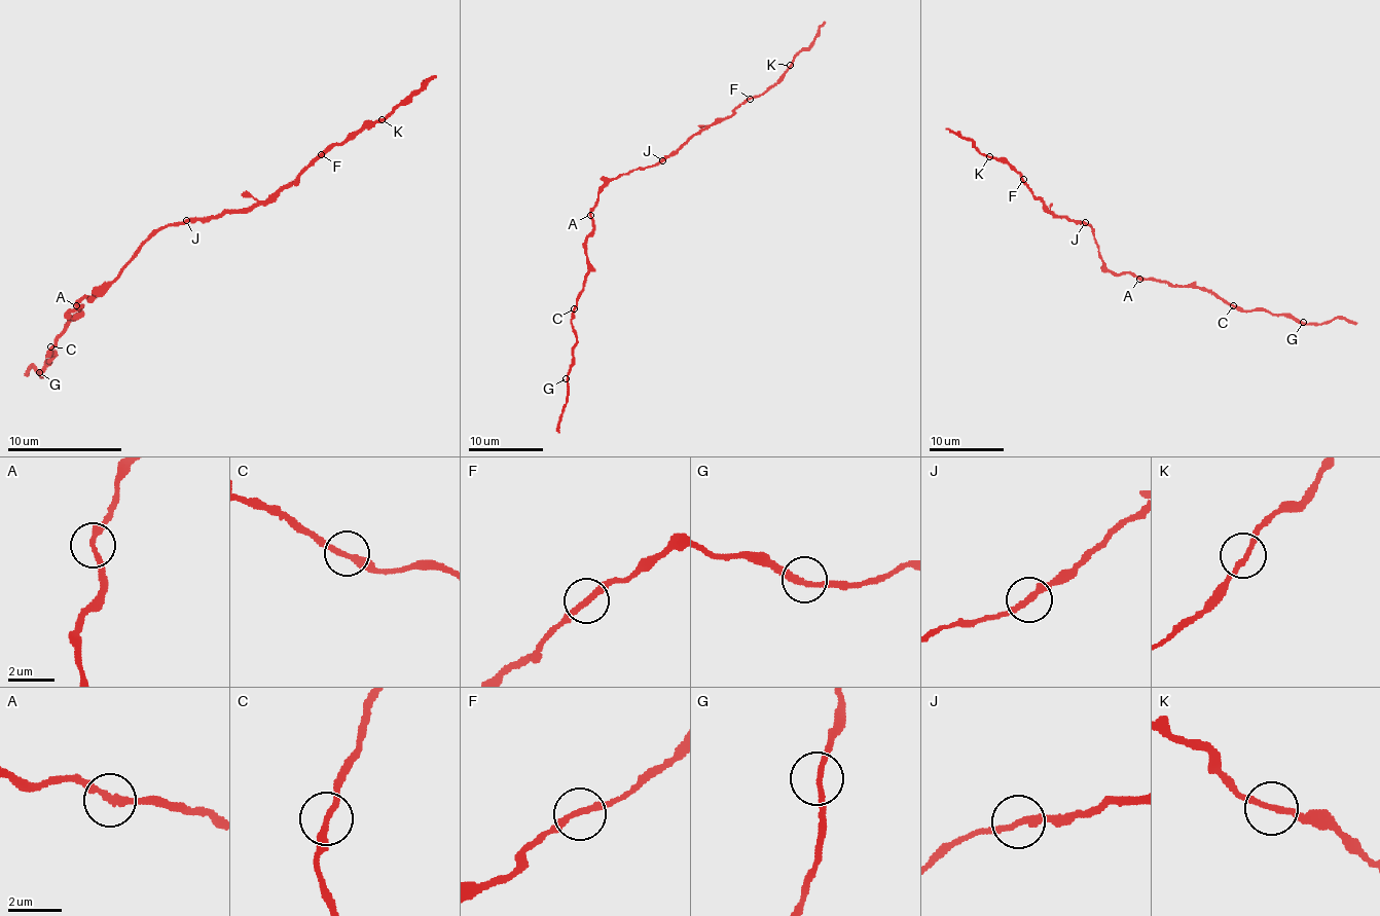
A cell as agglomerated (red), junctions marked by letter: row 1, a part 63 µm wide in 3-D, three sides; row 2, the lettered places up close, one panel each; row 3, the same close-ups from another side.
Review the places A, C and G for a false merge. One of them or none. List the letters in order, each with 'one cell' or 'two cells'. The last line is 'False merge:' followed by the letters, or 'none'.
A: one cell
C: one cell
G: one cell
False merge: none

